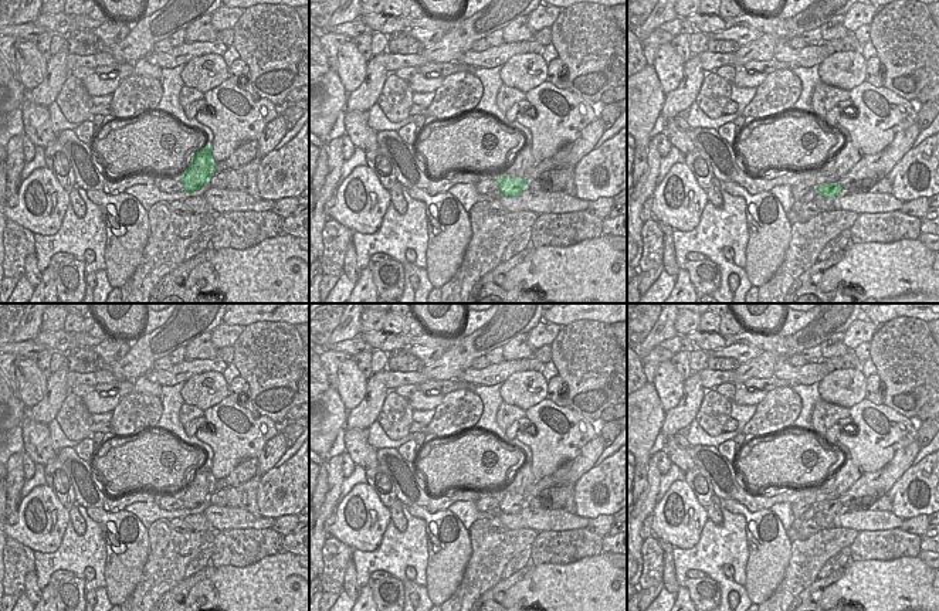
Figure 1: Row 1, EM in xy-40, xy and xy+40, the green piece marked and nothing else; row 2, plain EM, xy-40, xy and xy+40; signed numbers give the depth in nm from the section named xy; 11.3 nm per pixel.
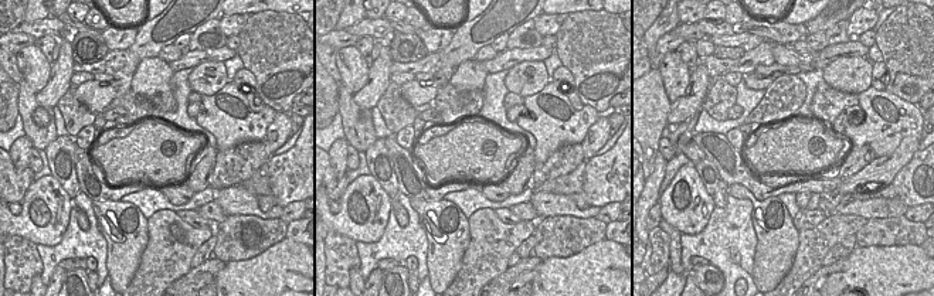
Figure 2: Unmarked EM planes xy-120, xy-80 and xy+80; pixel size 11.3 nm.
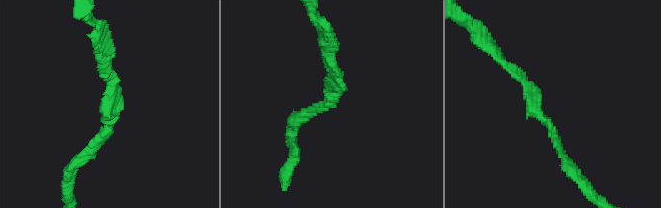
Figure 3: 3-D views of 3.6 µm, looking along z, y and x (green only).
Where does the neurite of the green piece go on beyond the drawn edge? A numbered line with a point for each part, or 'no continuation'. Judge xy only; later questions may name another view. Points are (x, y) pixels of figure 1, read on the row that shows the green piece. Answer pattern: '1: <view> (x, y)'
no continuation

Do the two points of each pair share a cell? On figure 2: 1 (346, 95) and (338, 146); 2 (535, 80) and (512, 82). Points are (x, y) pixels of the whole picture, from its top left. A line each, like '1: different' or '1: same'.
1: different
2: same

